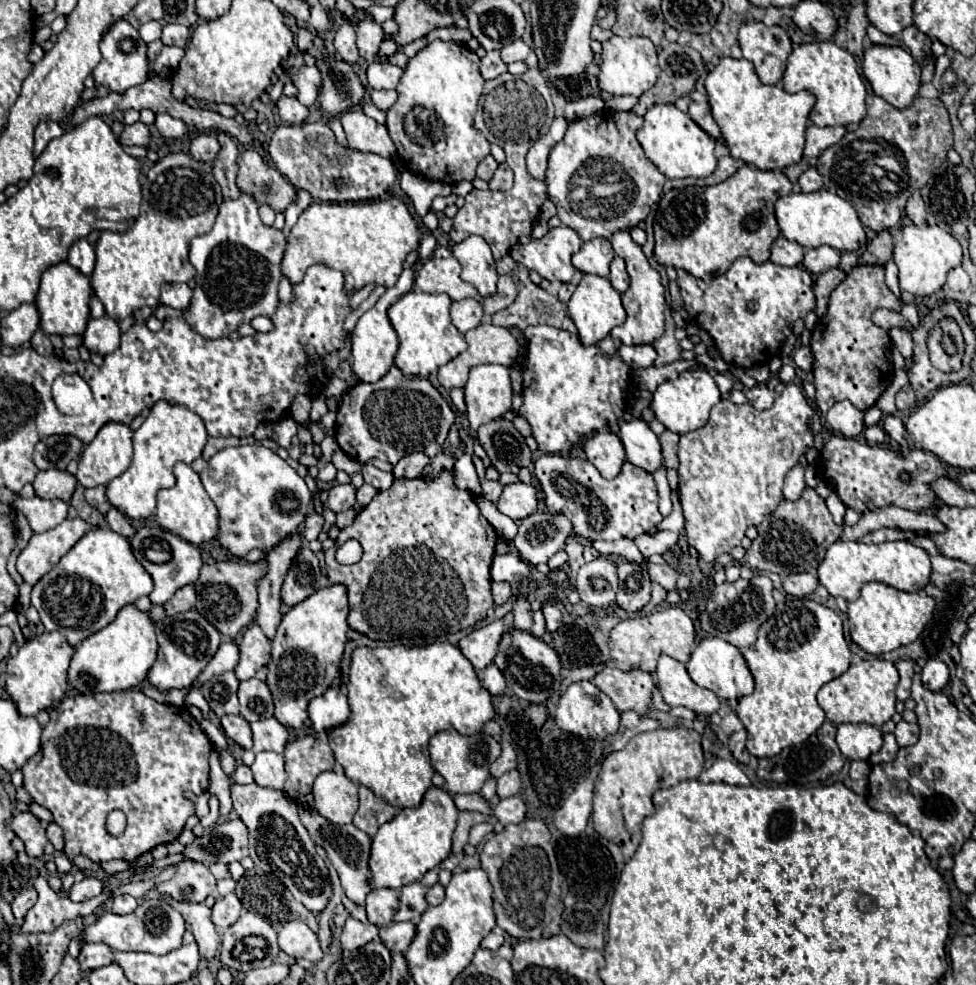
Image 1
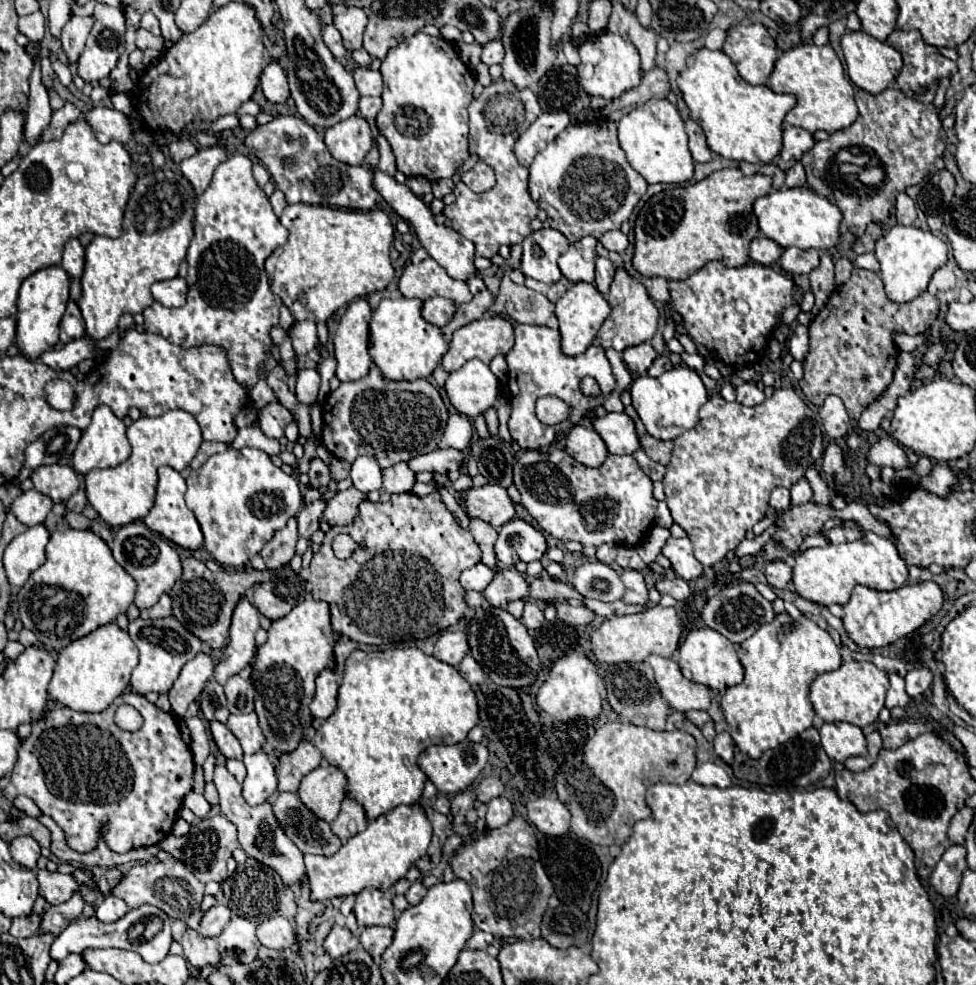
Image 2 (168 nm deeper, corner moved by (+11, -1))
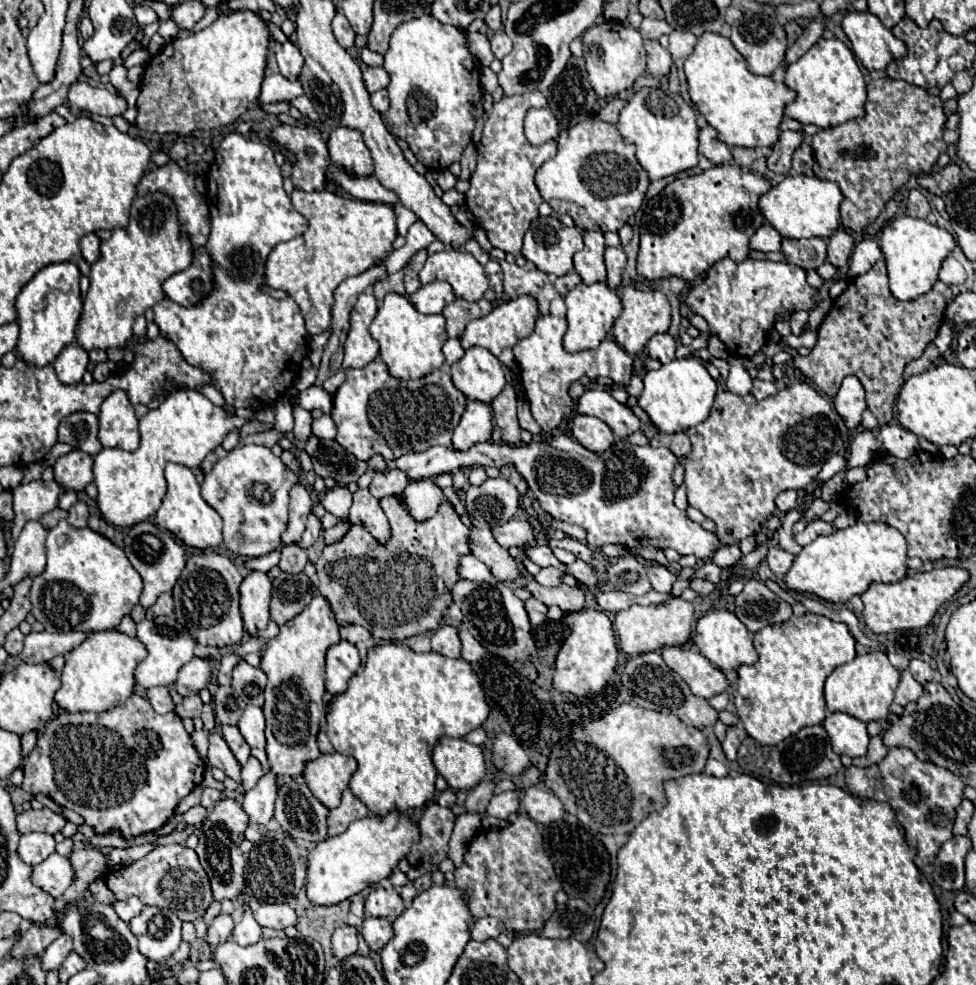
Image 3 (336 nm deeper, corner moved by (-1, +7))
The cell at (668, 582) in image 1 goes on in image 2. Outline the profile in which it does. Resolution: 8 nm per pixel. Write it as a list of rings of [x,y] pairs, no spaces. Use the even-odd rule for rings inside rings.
[[[676,577],[676,579],[660,579],[660,581],[656,581],[656,585],[654,585],[660,593],[668,593],[668,595],[672,595],[676,601],[684,601],[684,599],[688,599],[690,597],[690,585],[682,579],[682,577]]]

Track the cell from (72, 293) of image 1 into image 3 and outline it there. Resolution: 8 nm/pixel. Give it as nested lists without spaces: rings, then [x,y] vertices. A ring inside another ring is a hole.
[[[52,263],[40,269],[36,277],[24,285],[16,297],[18,313],[18,347],[16,353],[22,361],[34,367],[46,367],[54,363],[58,353],[76,341],[74,327],[82,311],[82,293],[80,293],[80,271],[74,263]]]

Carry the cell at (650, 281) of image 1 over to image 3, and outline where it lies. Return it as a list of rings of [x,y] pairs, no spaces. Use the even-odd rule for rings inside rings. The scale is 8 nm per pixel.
[[[624,287],[622,291],[622,307],[624,311],[616,319],[612,327],[612,335],[616,343],[630,355],[642,353],[646,349],[646,343],[656,333],[666,333],[670,327],[670,301],[662,291],[640,291],[634,287]]]

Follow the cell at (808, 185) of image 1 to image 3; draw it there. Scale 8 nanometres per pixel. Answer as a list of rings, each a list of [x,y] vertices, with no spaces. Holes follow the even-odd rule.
[[[802,143],[794,155],[792,155],[792,169],[796,173],[810,173],[810,167],[814,163],[814,157],[812,157],[812,149],[808,143]]]

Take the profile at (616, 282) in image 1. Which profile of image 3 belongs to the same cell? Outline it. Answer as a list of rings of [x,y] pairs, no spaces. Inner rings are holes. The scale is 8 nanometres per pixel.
[[[606,247],[604,261],[606,261],[606,269],[608,269],[606,283],[610,289],[616,289],[622,281],[622,271],[626,267],[626,253],[616,247]]]

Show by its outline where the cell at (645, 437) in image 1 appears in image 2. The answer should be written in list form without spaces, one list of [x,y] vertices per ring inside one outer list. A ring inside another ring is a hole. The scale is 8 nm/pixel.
[[[608,413],[606,417],[596,417],[592,427],[614,455],[634,455],[640,449],[640,437],[634,421],[626,413]]]

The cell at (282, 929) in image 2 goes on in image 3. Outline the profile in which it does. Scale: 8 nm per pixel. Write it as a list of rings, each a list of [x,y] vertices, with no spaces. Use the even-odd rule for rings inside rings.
[[[260,903],[254,909],[254,919],[262,927],[284,931],[290,925],[296,925],[296,911],[288,903]]]

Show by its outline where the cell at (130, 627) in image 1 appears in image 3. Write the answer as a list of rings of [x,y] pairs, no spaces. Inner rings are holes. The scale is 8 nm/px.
[[[96,631],[80,647],[66,655],[66,665],[60,675],[60,689],[54,701],[68,713],[94,711],[102,713],[126,703],[134,689],[134,669],[144,659],[144,645],[136,637],[118,631]]]

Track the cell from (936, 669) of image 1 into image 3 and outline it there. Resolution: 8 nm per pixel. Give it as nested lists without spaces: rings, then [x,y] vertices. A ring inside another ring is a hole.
[[[912,659],[910,665],[908,665],[908,671],[922,685],[928,683],[928,681],[932,681],[932,675],[934,675],[934,671],[930,669],[930,665],[926,661],[922,661],[922,659]]]

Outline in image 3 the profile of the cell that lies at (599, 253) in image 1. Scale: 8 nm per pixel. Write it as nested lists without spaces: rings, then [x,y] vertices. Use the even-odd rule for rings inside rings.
[[[584,231],[584,249],[574,255],[574,269],[582,277],[582,283],[604,283],[606,267],[604,267],[604,235],[600,231]]]

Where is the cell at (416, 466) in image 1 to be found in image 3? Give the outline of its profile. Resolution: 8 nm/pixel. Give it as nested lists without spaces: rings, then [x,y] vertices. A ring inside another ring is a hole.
[[[392,469],[386,475],[380,475],[380,473],[374,475],[368,489],[376,499],[382,499],[388,495],[398,495],[406,485],[408,485],[408,477],[404,477],[404,473],[400,473],[400,469]]]

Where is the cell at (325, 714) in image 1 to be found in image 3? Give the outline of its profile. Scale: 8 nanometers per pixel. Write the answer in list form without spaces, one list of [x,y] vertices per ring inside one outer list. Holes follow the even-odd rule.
[[[338,641],[326,653],[326,689],[338,695],[346,689],[348,679],[358,671],[360,657],[356,645],[350,641]]]

